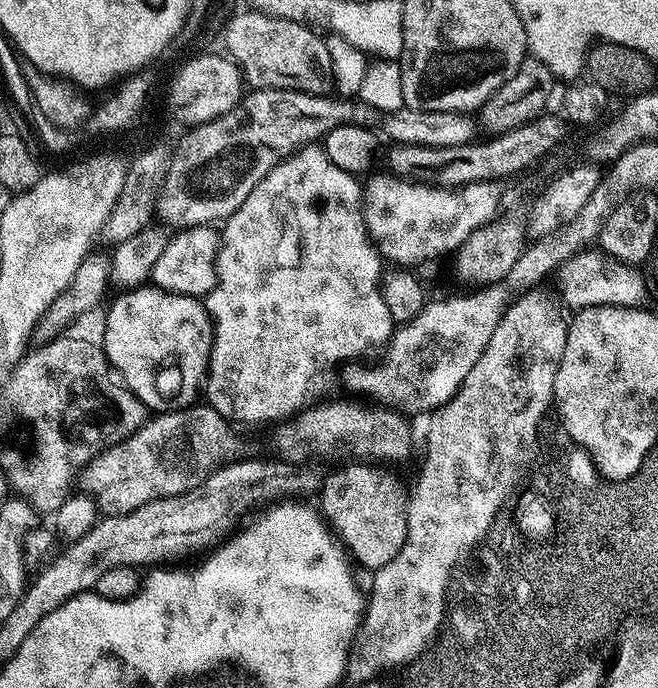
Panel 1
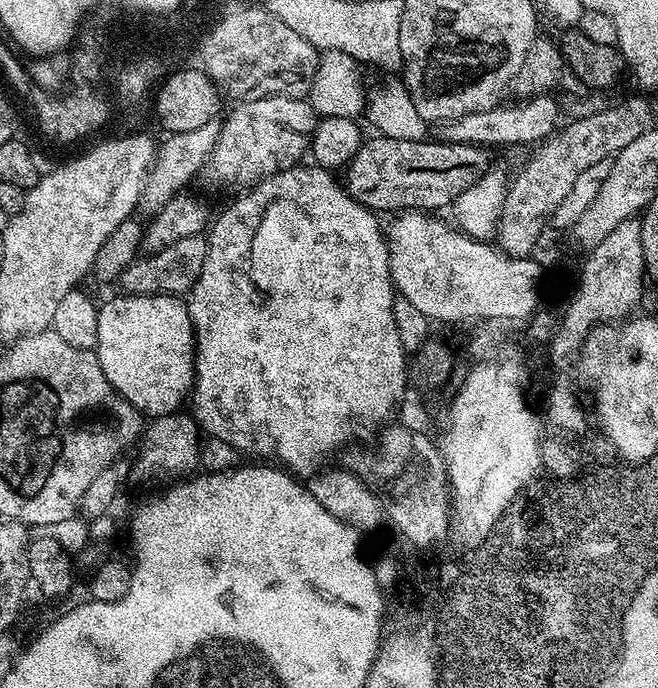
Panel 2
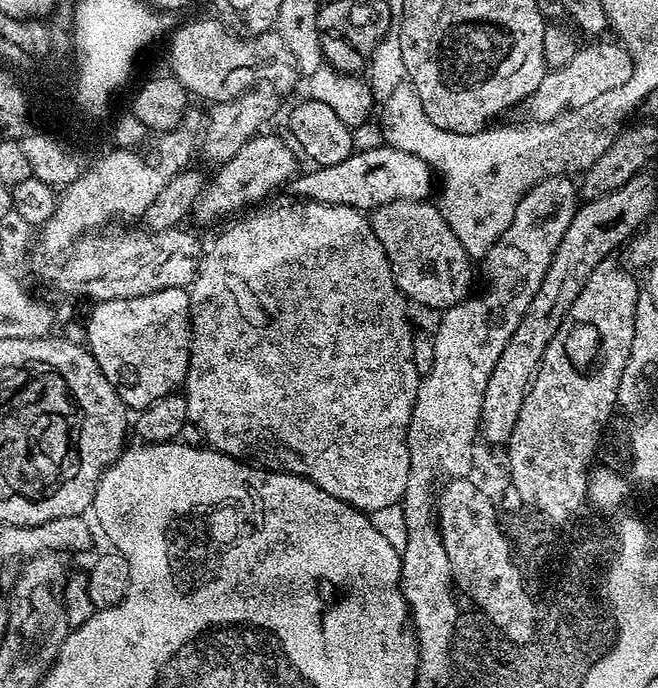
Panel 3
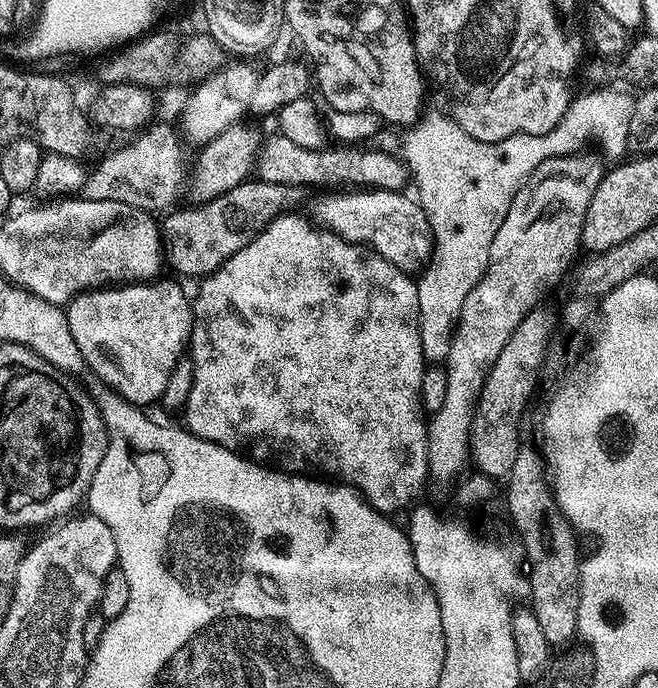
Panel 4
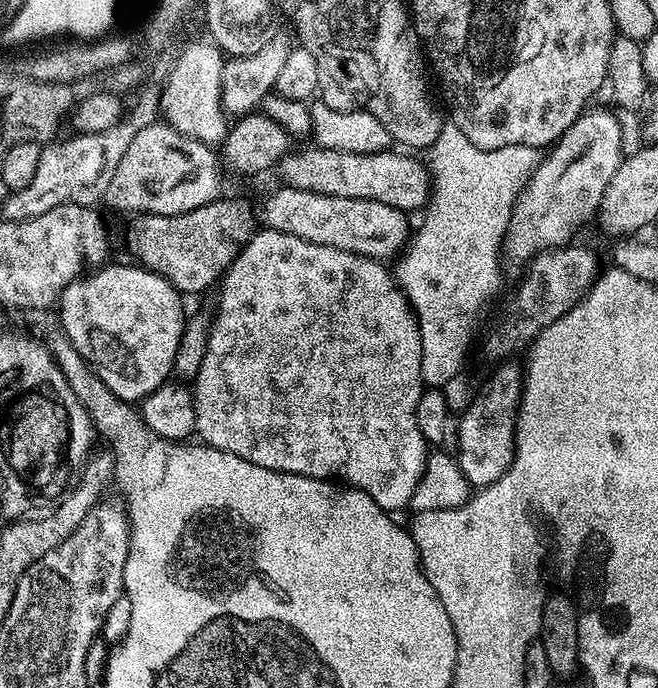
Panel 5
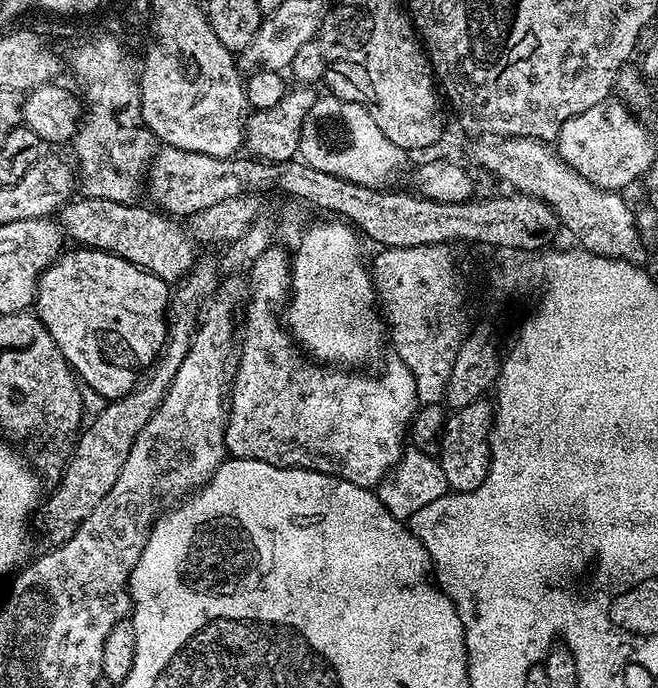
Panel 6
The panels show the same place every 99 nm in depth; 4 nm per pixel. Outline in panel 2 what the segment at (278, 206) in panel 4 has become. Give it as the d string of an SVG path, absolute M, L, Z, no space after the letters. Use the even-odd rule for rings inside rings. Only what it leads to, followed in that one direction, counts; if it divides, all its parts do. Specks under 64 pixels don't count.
M379 134L373 135L373 140L365 139L360 145L360 149L354 154L354 158L348 163L346 169L346 187L348 193L356 199L362 206L372 209L377 214L383 214L383 212L392 212L391 214L399 213L401 210L433 210L432 208L444 208L447 206L455 205L456 199L460 197L470 186L477 184L480 181L481 176L485 172L489 171L490 164L488 164L488 156L483 147L475 144L446 144L439 139L425 138L422 140L407 140L406 138L390 138L389 136L381 136Z

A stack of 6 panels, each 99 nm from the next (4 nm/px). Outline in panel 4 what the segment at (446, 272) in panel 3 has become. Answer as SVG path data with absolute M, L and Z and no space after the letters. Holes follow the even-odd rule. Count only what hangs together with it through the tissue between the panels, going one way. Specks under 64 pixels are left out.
M381 188L337 192L340 192L337 196L324 194L316 204L315 219L321 225L336 232L344 240L371 248L403 272L416 274L427 265L433 245L428 219L411 195Z

